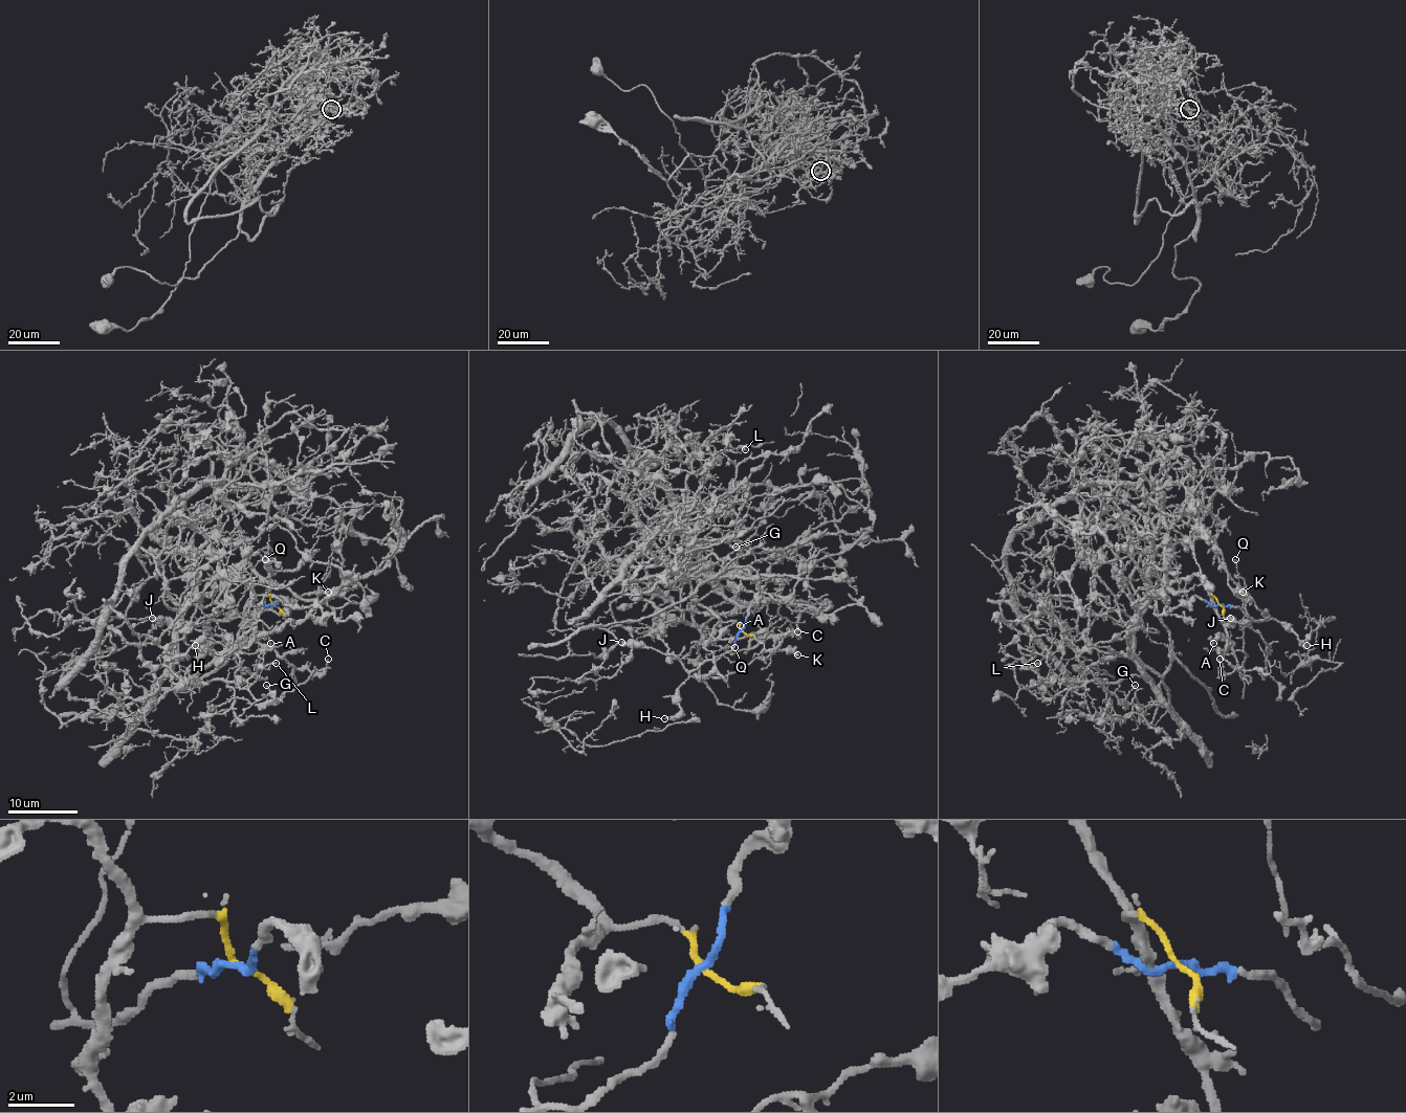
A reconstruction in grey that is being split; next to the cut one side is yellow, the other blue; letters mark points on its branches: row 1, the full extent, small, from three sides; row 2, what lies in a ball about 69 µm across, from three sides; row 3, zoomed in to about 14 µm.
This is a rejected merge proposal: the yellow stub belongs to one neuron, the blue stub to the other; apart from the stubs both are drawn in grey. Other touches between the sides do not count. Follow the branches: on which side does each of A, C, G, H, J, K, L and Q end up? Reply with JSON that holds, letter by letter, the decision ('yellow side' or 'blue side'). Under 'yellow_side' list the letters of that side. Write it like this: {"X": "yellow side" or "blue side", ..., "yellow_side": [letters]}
{"A": "yellow side", "C": "yellow side", "G": "yellow side", "H": "blue side", "J": "blue side", "K": "blue side", "L": "yellow side", "Q": "blue side", "yellow_side": ["A", "C", "G", "L"]}

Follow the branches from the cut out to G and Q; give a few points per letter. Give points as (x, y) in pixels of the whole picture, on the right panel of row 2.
G: (1218, 605), (1191, 574), (1137, 616), (1135, 663), (1181, 738), (1126, 704), (1135, 686)
Q: (1218, 605), (1234, 605), (1249, 615), (1244, 605), (1234, 560)

